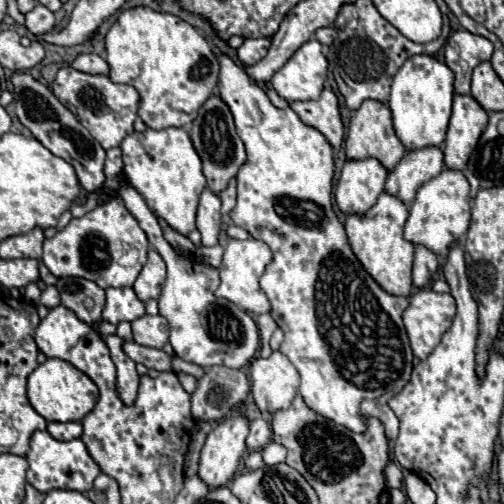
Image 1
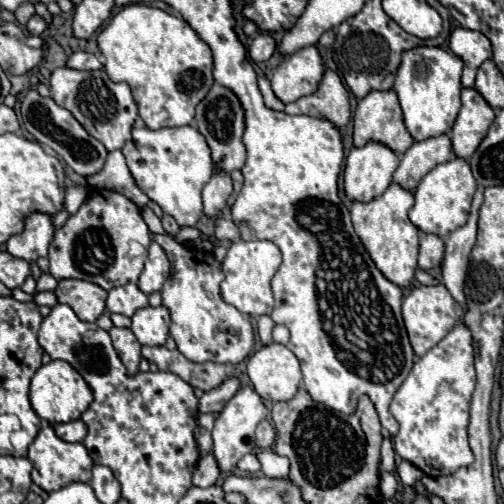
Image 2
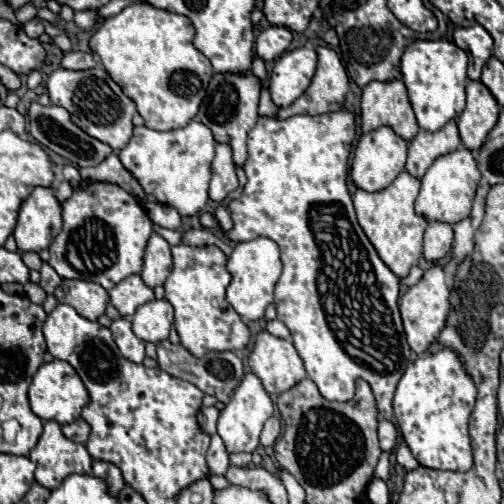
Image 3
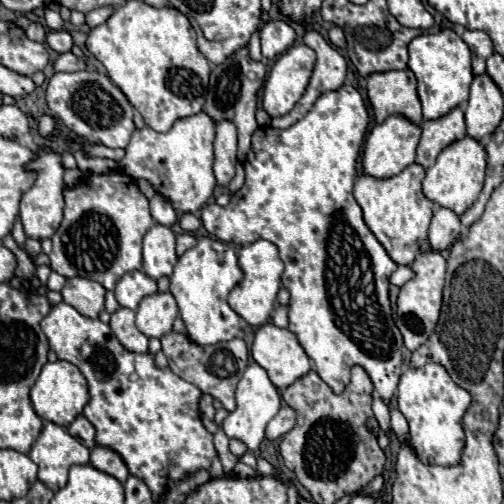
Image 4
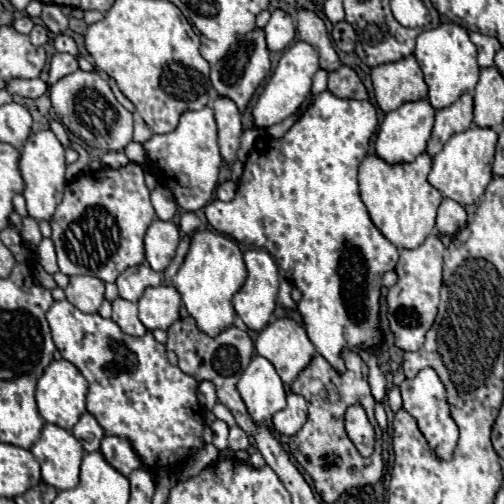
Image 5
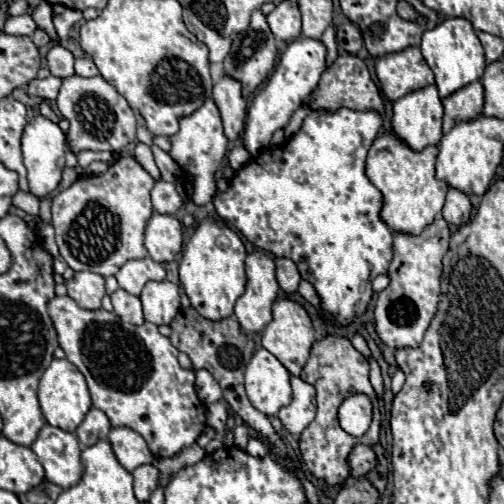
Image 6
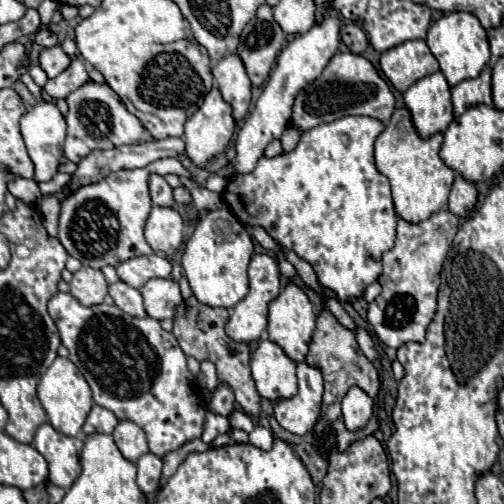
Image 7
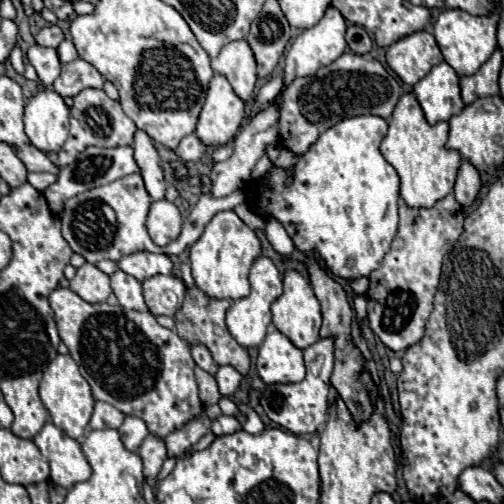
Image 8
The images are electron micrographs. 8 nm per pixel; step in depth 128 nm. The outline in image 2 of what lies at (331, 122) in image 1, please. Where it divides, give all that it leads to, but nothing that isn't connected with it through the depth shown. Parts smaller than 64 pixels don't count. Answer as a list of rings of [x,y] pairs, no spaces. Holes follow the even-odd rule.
[[[326,70],[318,92],[310,94],[310,96],[302,96],[296,102],[290,102],[286,106],[286,112],[324,118],[342,130],[350,120],[348,92],[344,88],[340,76],[332,70]]]

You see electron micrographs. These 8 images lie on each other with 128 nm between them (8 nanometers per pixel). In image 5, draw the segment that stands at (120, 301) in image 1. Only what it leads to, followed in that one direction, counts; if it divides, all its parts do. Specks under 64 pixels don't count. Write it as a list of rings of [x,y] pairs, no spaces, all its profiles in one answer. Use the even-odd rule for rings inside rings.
[[[146,262],[124,270],[116,280],[120,298],[130,302],[138,302],[148,286],[160,286],[160,284],[162,284],[160,272],[154,272]]]

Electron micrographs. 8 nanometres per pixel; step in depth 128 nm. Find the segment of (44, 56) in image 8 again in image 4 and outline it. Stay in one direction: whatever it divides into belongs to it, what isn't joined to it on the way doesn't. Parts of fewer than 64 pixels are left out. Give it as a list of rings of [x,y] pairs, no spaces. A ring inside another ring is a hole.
[[[72,52],[60,54],[56,64],[54,64],[56,72],[78,72],[78,70],[84,70],[84,68],[86,68],[86,60],[74,56]]]

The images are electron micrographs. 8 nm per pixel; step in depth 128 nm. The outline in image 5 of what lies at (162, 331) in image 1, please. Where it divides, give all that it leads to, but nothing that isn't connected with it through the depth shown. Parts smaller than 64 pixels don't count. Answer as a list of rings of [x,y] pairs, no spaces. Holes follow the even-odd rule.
[[[154,286],[146,288],[144,296],[138,300],[138,316],[146,330],[168,330],[178,320],[180,294],[174,286]]]

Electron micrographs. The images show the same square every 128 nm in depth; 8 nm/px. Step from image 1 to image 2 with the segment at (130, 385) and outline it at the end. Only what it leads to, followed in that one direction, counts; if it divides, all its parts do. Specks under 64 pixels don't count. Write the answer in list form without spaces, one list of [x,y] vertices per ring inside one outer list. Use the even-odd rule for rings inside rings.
[[[112,328],[110,338],[112,338],[112,344],[114,344],[122,364],[126,366],[128,376],[134,376],[138,372],[138,362],[142,358],[140,356],[140,342],[128,328]]]

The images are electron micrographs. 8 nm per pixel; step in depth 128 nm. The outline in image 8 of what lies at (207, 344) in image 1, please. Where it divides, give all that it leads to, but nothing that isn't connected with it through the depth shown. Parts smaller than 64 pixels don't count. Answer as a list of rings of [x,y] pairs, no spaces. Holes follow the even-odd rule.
[[[224,210],[208,222],[204,234],[190,246],[188,256],[194,282],[206,296],[238,300],[250,292],[248,272],[252,262],[260,256],[260,240],[256,232],[236,216],[236,212]]]

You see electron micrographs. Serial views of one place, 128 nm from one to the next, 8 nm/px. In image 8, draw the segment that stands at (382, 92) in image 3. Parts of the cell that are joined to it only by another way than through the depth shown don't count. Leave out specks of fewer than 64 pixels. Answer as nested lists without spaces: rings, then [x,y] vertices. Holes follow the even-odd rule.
[[[414,32],[404,36],[386,50],[386,64],[408,86],[414,86],[440,62],[442,52],[430,32]]]

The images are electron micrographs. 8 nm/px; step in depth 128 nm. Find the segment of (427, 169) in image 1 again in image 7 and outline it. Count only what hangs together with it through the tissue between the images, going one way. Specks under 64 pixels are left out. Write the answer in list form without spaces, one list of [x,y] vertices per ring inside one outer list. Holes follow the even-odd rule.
[[[486,66],[478,78],[464,80],[452,88],[452,110],[454,116],[460,116],[472,104],[492,104],[492,84],[490,84],[490,68]]]

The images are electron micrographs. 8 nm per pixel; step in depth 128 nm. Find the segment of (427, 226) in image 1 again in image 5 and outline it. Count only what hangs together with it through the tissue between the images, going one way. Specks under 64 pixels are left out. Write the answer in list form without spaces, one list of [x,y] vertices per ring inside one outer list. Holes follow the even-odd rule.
[[[472,126],[460,134],[454,134],[444,148],[434,156],[428,182],[446,198],[456,200],[462,206],[470,206],[480,200],[488,182],[492,180],[492,160],[496,150],[496,132],[490,128]]]

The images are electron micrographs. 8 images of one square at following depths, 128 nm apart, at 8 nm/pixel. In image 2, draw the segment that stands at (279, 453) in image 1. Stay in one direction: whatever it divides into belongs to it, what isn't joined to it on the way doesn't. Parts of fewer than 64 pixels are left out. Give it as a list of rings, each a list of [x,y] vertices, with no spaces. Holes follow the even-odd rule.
[[[260,450],[258,460],[262,464],[262,474],[268,478],[286,478],[288,476],[288,458],[276,454],[274,450]]]

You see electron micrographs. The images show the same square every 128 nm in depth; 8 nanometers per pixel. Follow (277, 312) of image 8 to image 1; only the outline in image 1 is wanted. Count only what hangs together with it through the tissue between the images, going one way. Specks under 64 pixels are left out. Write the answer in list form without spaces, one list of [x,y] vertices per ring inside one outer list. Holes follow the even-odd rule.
[[[272,352],[270,358],[258,358],[250,364],[252,396],[260,412],[278,412],[292,404],[298,394],[300,374],[282,352]]]

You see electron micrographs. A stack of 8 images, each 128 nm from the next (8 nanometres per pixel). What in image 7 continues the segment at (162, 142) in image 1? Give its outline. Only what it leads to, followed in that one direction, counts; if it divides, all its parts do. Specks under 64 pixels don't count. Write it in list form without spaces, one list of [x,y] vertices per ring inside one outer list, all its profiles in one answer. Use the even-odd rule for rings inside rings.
[[[212,88],[208,96],[204,98],[204,104],[192,114],[184,124],[184,144],[186,144],[186,156],[192,160],[194,166],[204,168],[212,158],[216,158],[220,152],[224,152],[230,146],[232,134],[234,134],[236,122],[232,118],[232,108],[226,104],[218,92],[218,88]]]

